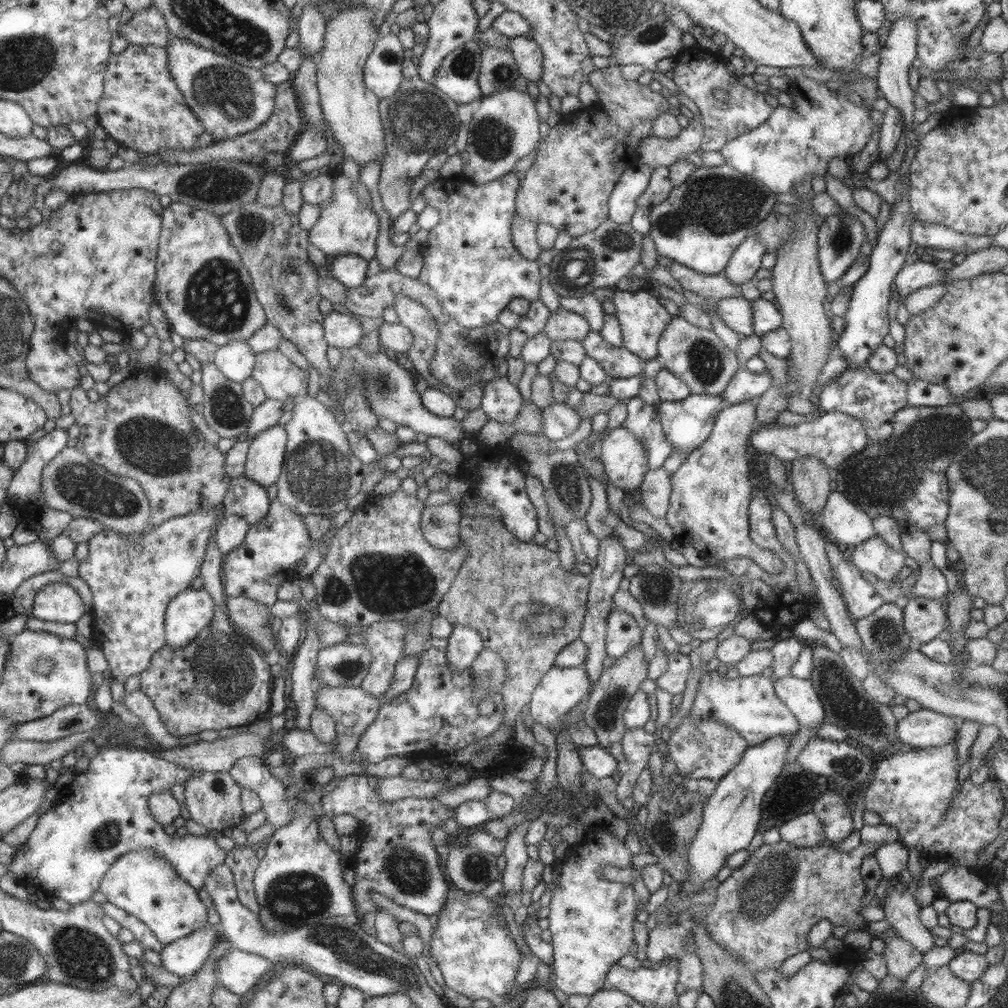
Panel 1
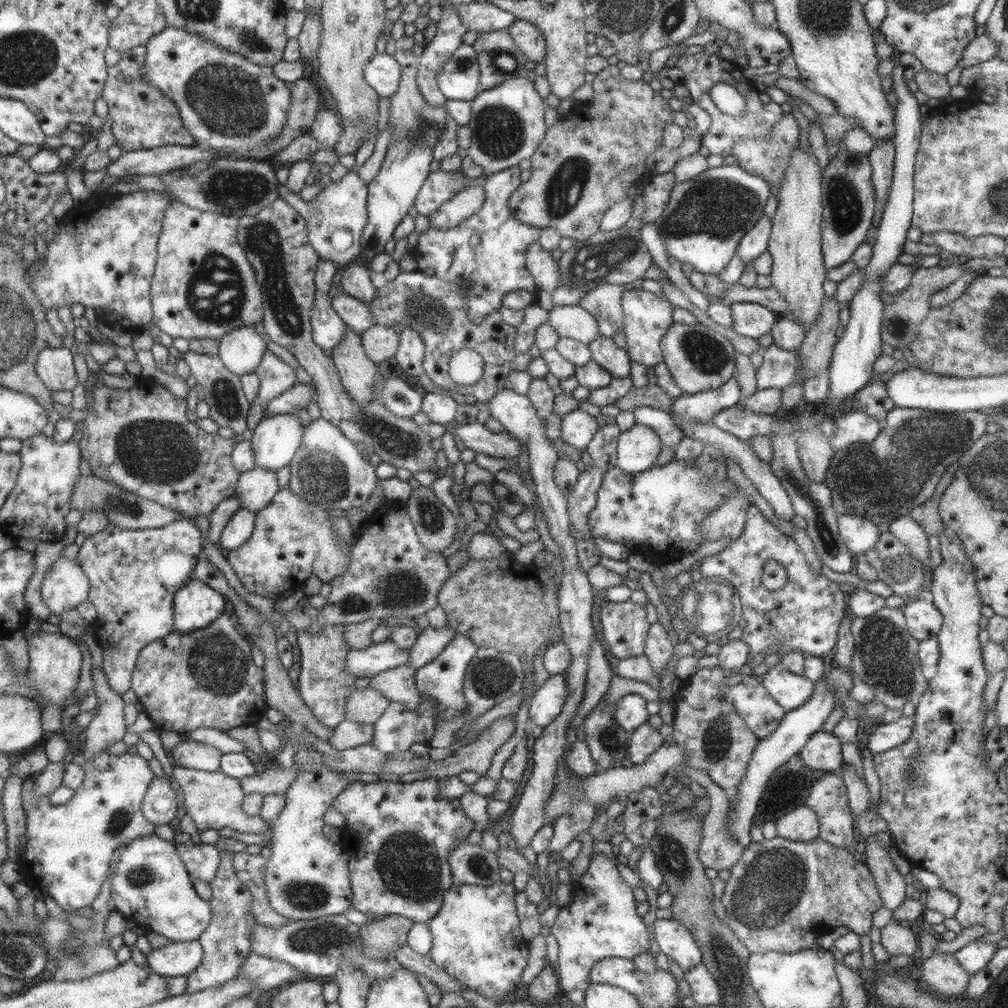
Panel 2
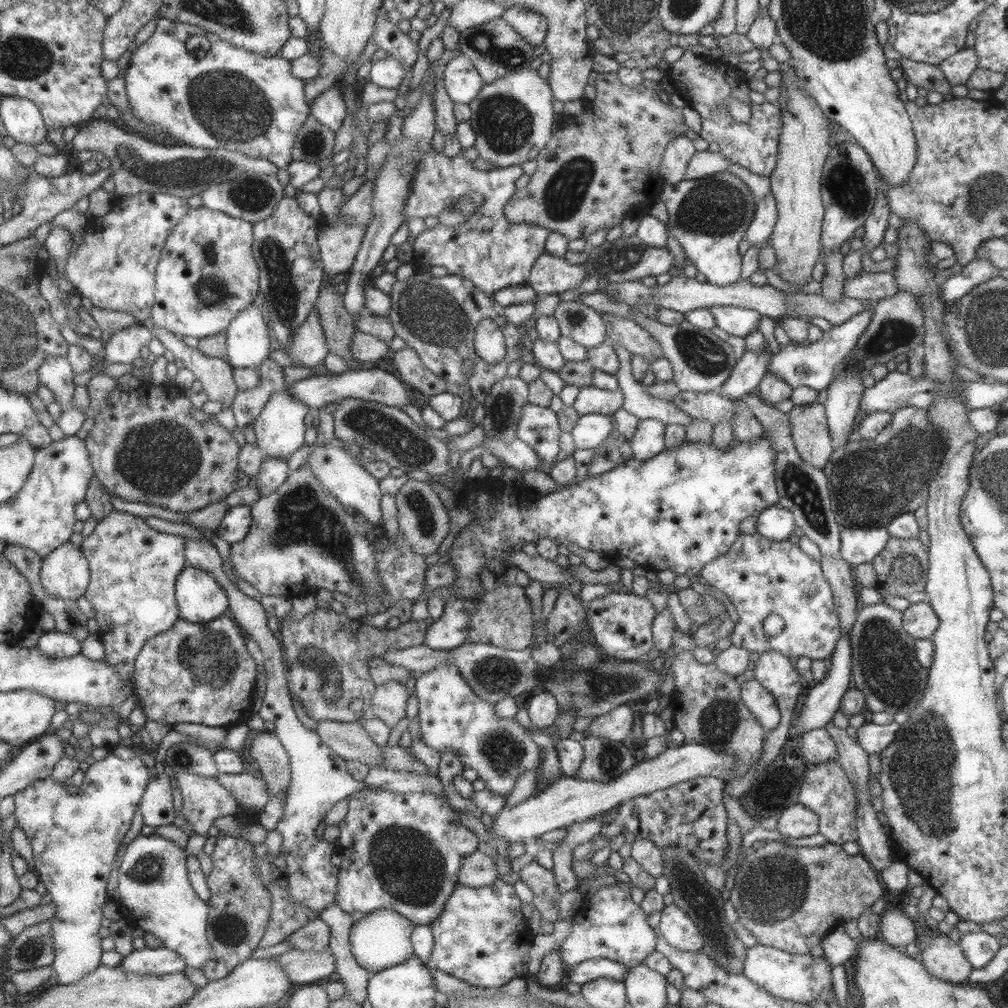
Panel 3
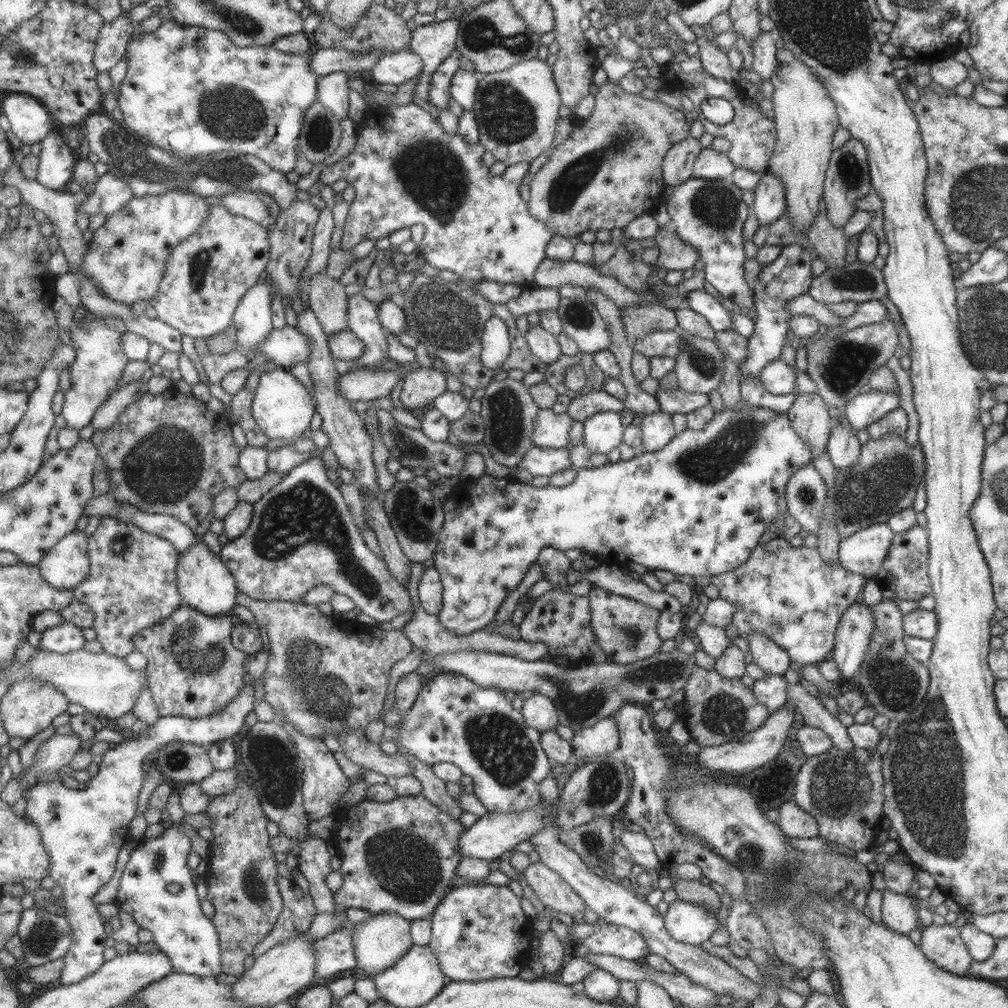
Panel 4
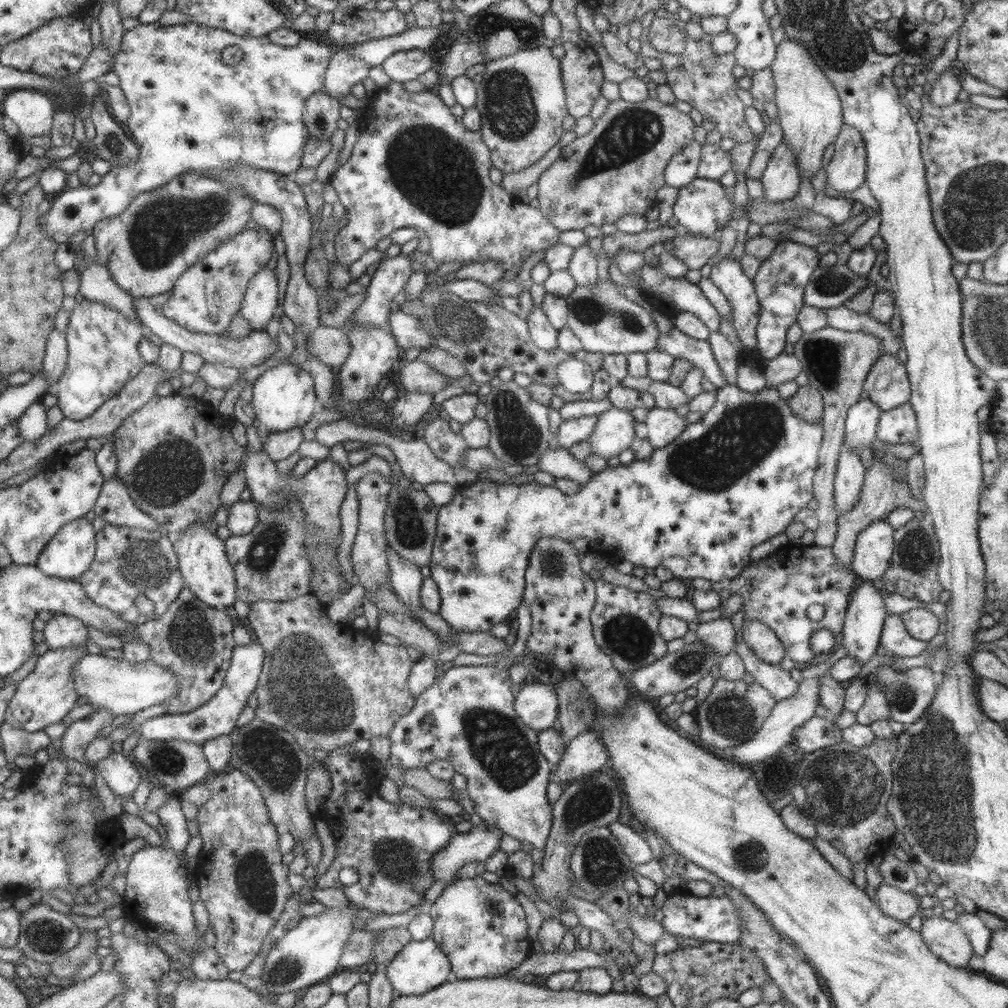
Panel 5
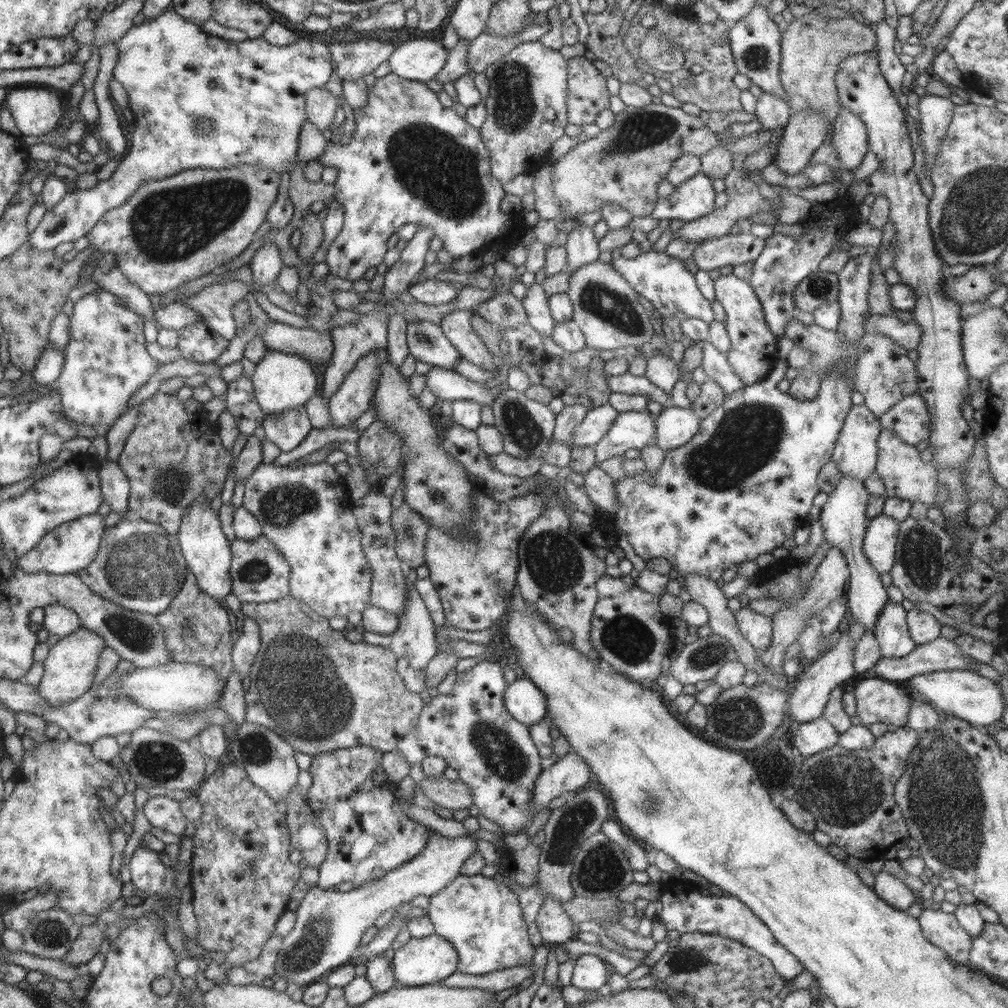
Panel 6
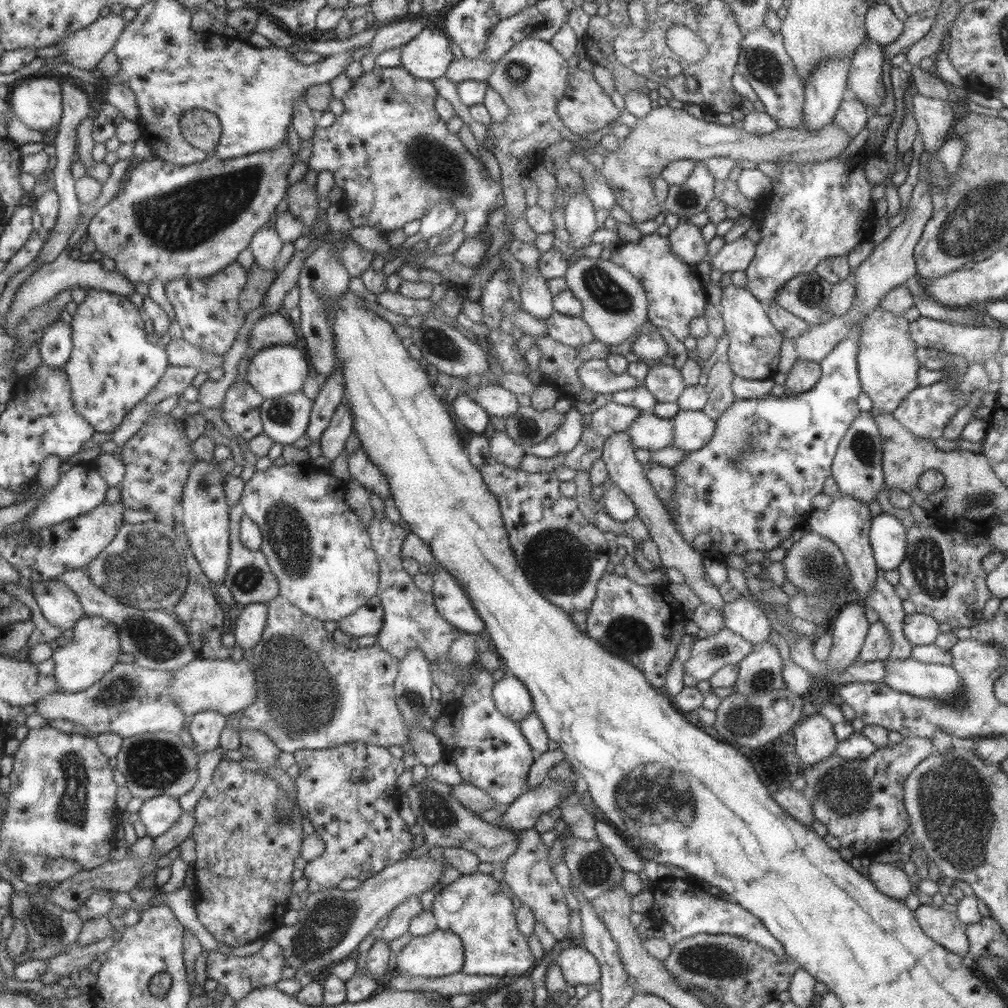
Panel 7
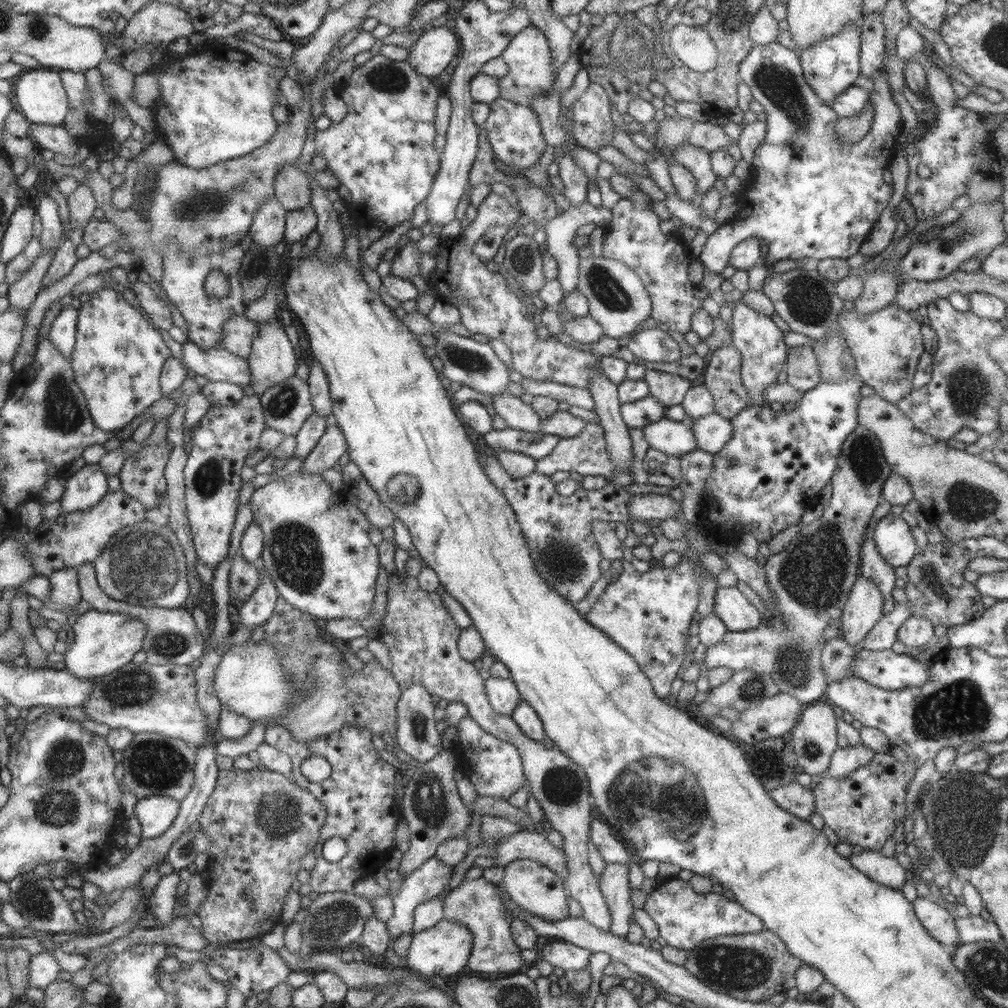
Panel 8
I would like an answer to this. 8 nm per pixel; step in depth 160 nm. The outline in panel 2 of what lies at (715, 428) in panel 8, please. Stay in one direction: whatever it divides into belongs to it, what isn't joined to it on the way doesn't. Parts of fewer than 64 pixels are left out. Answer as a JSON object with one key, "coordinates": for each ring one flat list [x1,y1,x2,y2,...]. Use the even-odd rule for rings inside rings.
{"coordinates":[[634,424,620,431,616,444,616,467,627,474,643,472,655,464,662,442,648,426]]}

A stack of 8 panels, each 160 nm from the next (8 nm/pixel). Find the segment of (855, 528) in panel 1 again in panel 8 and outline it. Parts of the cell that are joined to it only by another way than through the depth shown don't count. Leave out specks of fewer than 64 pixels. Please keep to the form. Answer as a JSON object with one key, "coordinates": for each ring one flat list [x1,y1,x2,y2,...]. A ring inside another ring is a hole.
{"coordinates":[[887,513,872,528,872,539,879,554,891,565,906,566,916,554,910,526,901,518]]}

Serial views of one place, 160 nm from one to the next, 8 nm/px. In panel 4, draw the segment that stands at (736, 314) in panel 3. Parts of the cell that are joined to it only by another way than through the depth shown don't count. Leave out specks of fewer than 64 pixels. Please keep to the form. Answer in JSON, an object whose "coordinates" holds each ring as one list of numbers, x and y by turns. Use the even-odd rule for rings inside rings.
{"coordinates":[[709,289,691,290,686,295,685,302,686,308,704,316,715,332,732,326,730,312,726,310,724,302]]}

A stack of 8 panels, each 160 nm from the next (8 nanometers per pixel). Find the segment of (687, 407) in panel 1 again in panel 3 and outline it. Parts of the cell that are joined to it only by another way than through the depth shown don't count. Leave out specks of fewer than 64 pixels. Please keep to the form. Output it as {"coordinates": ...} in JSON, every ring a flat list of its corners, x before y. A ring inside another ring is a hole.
{"coordinates":[[767,345,764,347,767,350,743,352,743,355,736,360,726,382,717,391,729,400,743,400,749,392,754,391,761,378,767,373,767,365,769,365,771,352]]}

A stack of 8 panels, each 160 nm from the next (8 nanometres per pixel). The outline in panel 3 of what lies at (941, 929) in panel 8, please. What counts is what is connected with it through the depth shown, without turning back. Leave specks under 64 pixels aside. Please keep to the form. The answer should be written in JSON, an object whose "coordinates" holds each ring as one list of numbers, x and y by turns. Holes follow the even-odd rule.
{"coordinates":[[933,931,925,943,926,945,920,952,921,962,927,969,927,972,930,972,935,978,939,978,939,980,945,980,945,982,951,982,951,984,968,983,968,974,972,966,965,958,957,942,951,941,947,935]]}

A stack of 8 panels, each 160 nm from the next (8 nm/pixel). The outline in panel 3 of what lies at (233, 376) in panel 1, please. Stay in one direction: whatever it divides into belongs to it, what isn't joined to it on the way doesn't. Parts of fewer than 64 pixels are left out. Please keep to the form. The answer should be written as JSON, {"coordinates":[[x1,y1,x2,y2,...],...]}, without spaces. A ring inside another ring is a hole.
{"coordinates":[[260,302,240,310,227,325,225,359,231,368,254,368,267,359,269,345,268,322]]}

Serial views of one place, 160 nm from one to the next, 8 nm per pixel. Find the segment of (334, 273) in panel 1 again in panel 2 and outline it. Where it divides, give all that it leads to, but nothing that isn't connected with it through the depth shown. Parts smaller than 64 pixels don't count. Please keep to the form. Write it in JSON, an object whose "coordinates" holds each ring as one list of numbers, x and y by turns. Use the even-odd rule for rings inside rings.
{"coordinates":[[359,261,345,266,339,285,342,292,363,303,371,303,375,299,375,288,370,282,369,272,370,268]]}

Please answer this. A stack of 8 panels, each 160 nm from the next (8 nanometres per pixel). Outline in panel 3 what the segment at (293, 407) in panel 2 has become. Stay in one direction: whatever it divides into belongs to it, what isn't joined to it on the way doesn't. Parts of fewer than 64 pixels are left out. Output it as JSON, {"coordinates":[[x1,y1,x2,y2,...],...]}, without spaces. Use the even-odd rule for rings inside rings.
{"coordinates":[[372,365,367,370,347,370,341,374,331,376,311,376,303,378,287,388,296,399,305,403,309,408,322,408,330,403,335,403,342,398,360,398,369,400,386,406,401,408,411,402,409,389,405,383,401,383,394,375,380,370]]}

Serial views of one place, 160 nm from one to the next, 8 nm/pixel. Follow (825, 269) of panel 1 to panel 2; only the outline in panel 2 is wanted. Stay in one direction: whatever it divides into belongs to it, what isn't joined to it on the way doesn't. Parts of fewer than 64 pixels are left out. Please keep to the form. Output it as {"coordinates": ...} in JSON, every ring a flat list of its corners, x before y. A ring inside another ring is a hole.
{"coordinates":[[845,147,828,159,821,173,820,187,822,220,820,225,820,246,826,270,849,261,849,257,871,233,871,220,876,202,872,194,872,168,867,155]]}

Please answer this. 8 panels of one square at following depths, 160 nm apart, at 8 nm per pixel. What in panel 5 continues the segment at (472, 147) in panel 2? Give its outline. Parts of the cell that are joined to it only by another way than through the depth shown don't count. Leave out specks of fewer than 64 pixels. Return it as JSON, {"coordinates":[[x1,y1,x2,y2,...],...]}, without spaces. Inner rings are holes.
{"coordinates":[[544,45,524,48,484,63,474,106,480,114,478,130,489,149,491,166,502,174,531,166,563,134,561,120,568,112,561,73,560,59,554,58]]}

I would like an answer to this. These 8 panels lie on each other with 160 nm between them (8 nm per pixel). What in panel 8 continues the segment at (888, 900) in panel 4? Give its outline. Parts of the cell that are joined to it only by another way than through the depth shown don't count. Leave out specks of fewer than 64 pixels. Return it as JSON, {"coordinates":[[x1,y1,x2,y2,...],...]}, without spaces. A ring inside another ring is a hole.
{"coordinates":[[864,850,846,859,853,868,883,886,901,890,905,882,905,869,897,863,895,857,882,856,879,851]]}

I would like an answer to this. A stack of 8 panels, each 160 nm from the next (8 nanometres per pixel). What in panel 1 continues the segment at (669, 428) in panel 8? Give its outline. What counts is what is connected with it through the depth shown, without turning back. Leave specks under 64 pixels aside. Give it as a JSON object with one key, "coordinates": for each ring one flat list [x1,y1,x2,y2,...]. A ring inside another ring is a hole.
{"coordinates":[[552,402,547,408,541,408,544,418,544,427,541,435,547,440,561,440,573,434,581,422,578,412,562,403]]}

